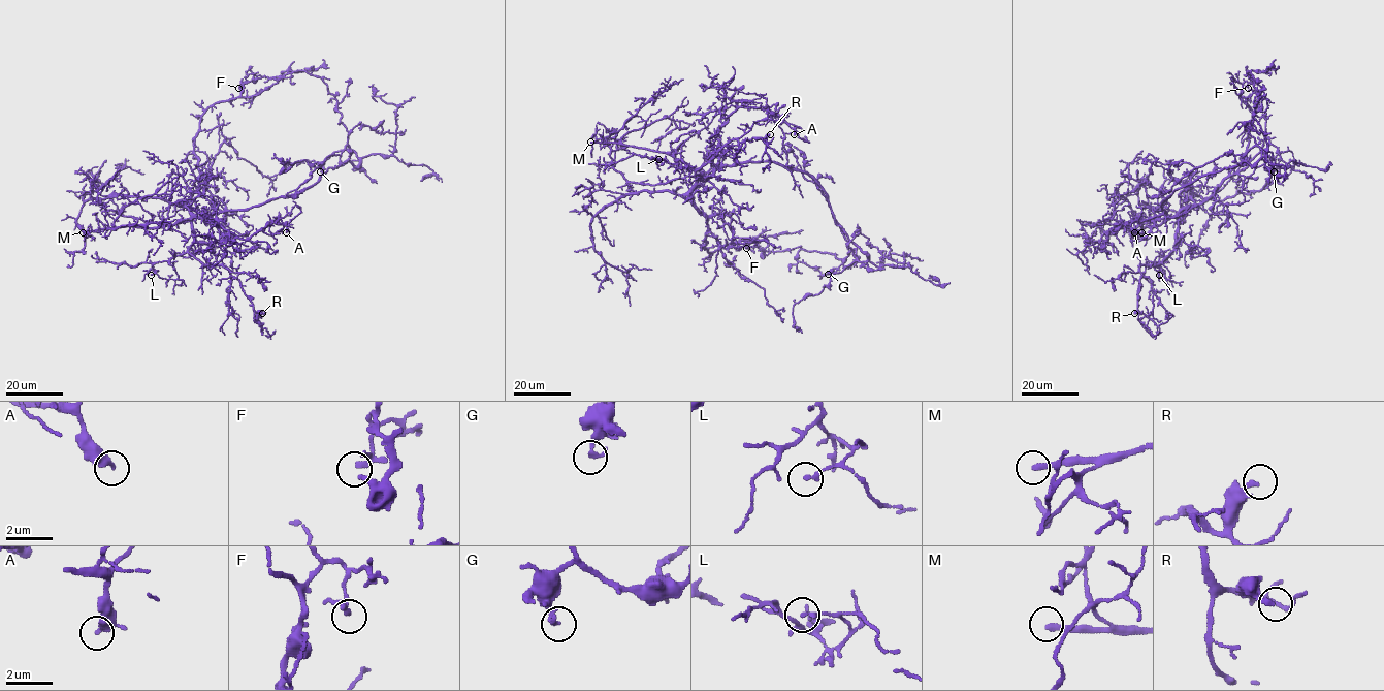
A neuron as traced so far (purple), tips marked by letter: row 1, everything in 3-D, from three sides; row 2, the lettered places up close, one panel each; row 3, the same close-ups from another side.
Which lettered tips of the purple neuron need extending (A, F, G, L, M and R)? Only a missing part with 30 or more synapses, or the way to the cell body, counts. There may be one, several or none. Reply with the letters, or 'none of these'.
M

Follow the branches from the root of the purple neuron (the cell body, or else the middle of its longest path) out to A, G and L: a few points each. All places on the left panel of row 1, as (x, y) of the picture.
A: (262, 202), (215, 212), (211, 216), (214, 221), (207, 218), (244, 239), (274, 223), (285, 224), (286, 232)
G: (262, 202), (296, 194), (311, 187), (328, 168), (343, 164), (341, 153), (348, 147), (327, 158), (320, 171)
L: (262, 202), (193, 218), (192, 245), (182, 254), (154, 263), (153, 268), (156, 271), (151, 275)

